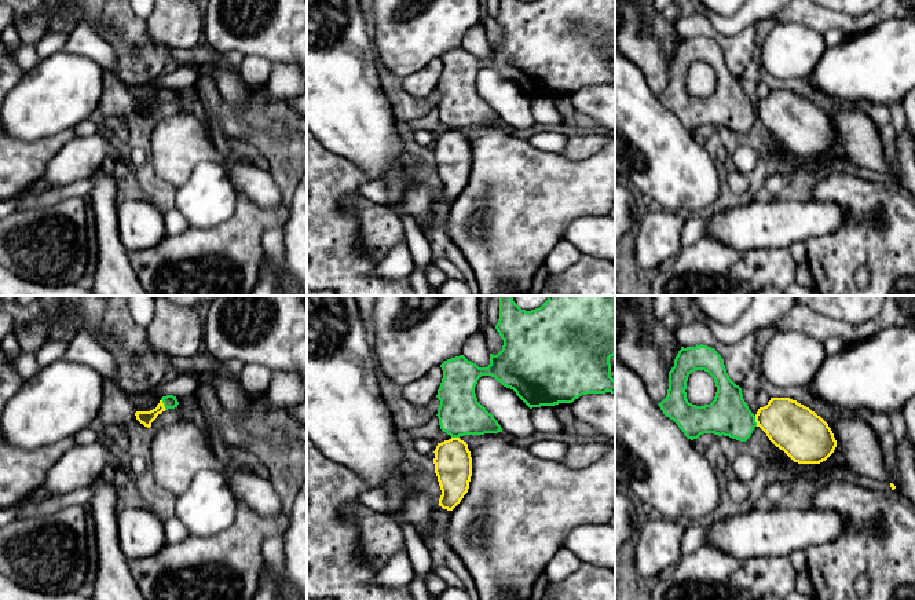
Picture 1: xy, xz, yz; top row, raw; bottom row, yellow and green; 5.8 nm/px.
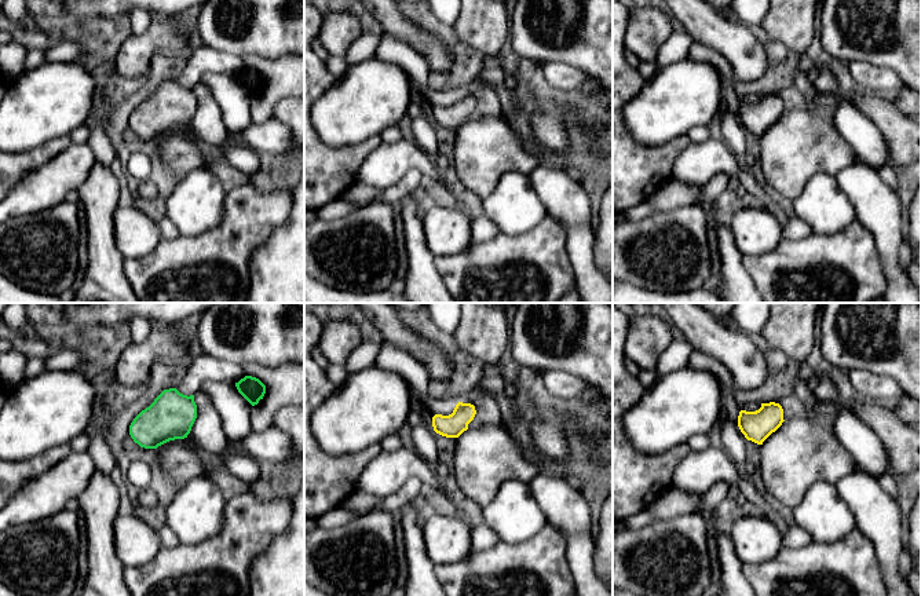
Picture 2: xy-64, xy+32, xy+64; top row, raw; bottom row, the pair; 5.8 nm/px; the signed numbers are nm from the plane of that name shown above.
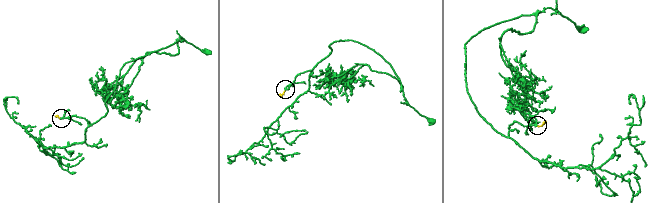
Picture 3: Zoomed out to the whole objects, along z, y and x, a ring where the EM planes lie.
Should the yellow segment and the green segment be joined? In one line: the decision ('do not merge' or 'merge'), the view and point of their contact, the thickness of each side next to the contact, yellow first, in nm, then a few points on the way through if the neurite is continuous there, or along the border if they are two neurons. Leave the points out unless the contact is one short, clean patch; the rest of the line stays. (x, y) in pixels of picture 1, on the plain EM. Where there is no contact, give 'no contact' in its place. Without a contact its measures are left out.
merge | yz (756, 113) | 300/240 nm | across yz (794, 120), (784, 113), (756, 113), (736, 113), (728, 106)

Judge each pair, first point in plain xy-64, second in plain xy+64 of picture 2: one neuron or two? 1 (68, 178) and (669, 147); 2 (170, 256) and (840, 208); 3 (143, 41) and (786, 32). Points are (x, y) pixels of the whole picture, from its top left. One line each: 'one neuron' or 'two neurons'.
1: two neurons
2: two neurons
3: one neuron

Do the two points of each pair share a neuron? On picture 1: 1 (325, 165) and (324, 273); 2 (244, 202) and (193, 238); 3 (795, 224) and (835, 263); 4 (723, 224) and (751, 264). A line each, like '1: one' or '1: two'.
1: one
2: one
3: two
4: two

